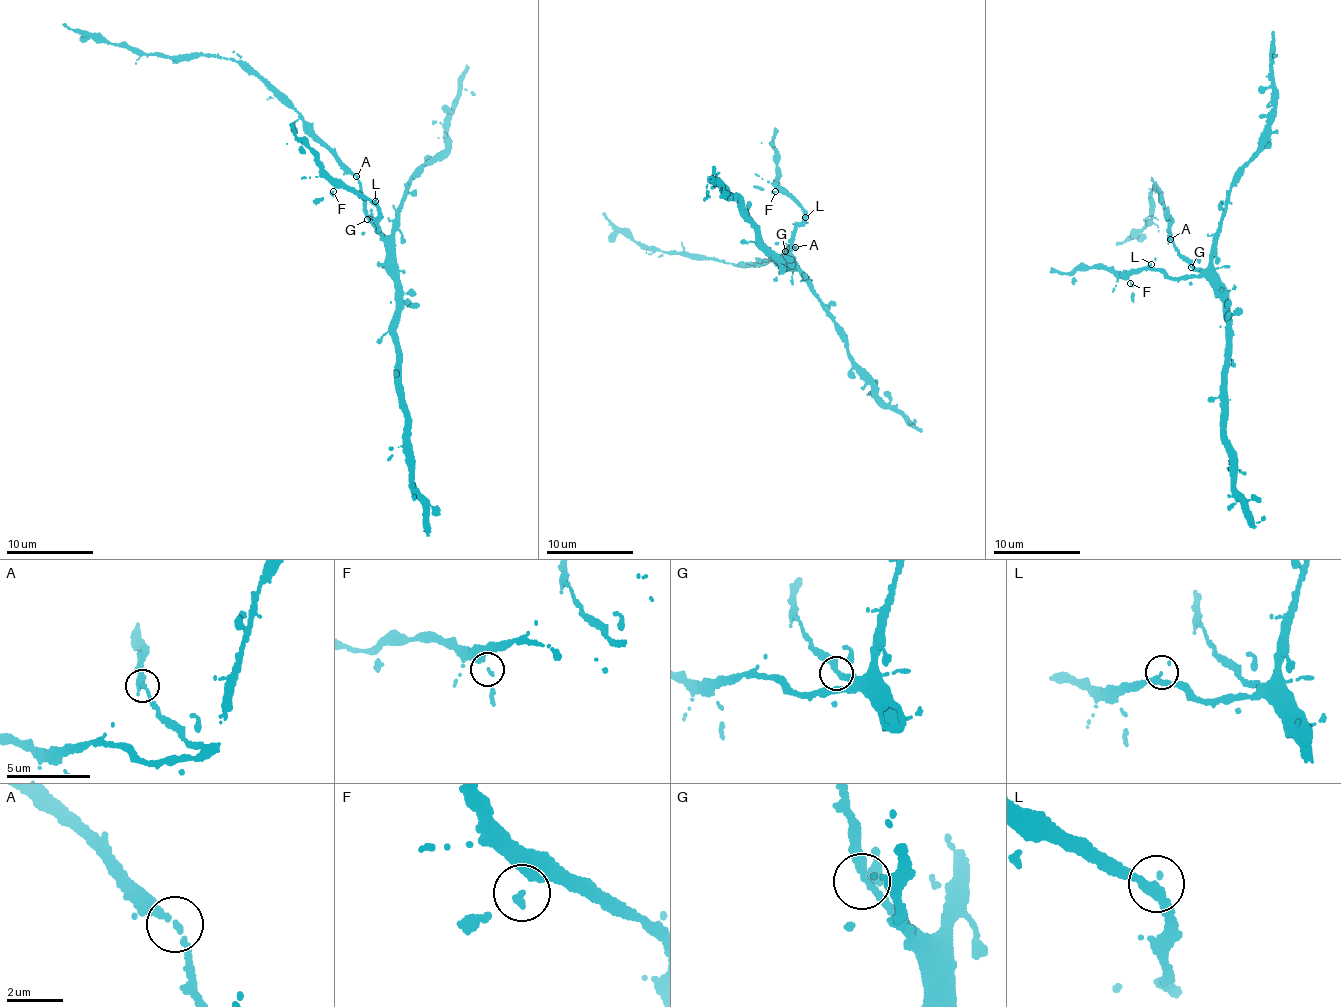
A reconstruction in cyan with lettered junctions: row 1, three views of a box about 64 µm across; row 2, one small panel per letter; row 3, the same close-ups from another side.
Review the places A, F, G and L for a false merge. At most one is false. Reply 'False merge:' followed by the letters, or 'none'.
False merge: none

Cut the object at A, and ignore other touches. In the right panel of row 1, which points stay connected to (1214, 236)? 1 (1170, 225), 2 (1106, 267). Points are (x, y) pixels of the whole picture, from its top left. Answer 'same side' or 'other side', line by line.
1: other side
2: same side

